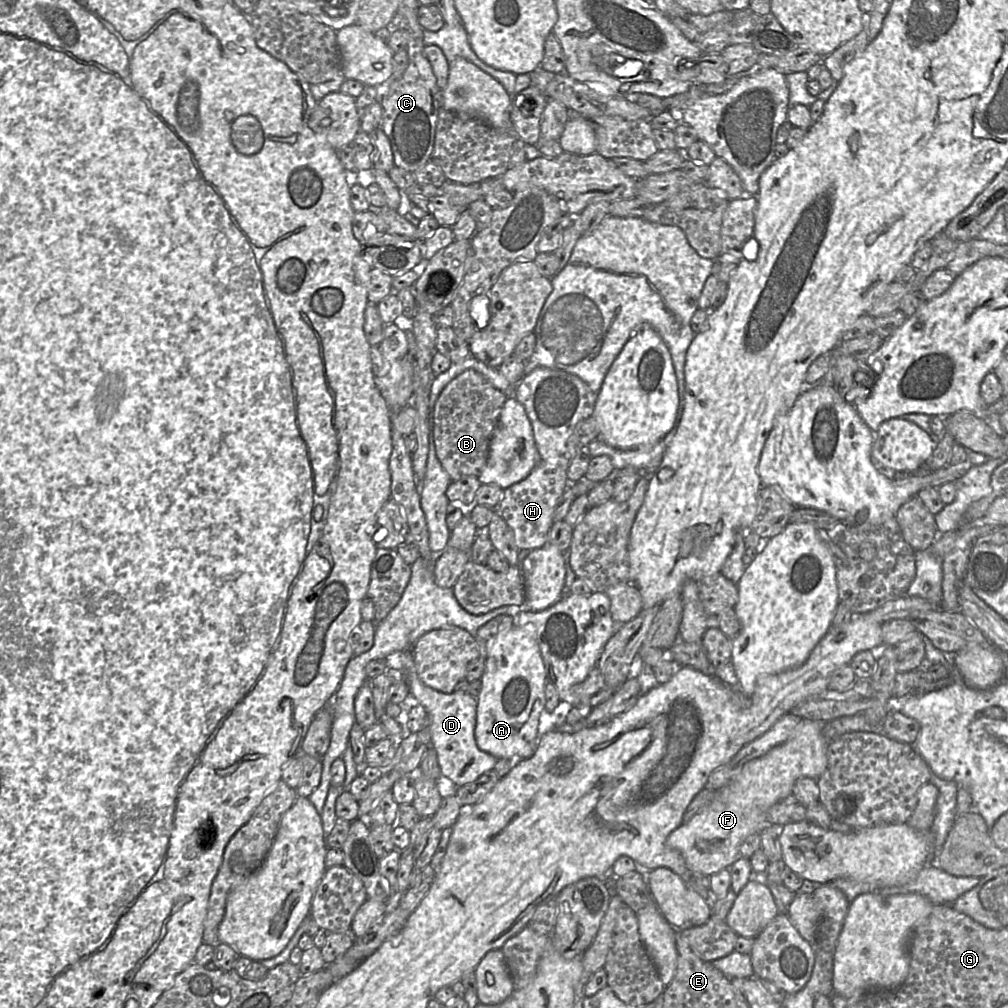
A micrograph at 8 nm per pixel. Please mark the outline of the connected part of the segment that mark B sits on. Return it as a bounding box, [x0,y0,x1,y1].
[433,369,511,481]

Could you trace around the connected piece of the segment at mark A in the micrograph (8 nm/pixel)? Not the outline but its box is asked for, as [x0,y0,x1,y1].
[474,626,547,761]

